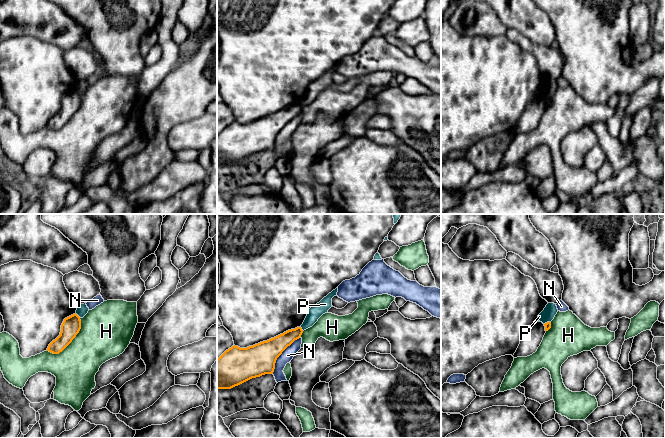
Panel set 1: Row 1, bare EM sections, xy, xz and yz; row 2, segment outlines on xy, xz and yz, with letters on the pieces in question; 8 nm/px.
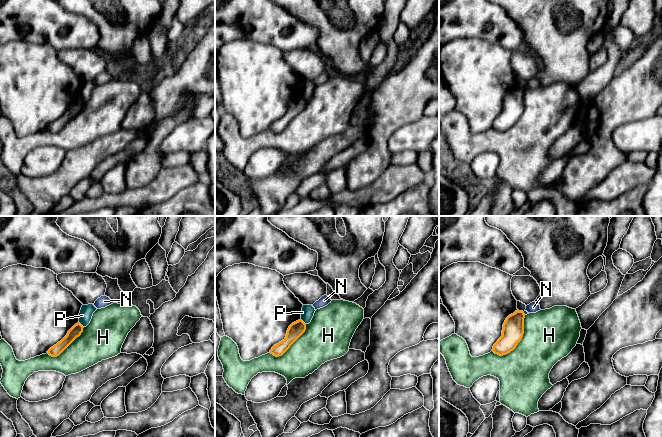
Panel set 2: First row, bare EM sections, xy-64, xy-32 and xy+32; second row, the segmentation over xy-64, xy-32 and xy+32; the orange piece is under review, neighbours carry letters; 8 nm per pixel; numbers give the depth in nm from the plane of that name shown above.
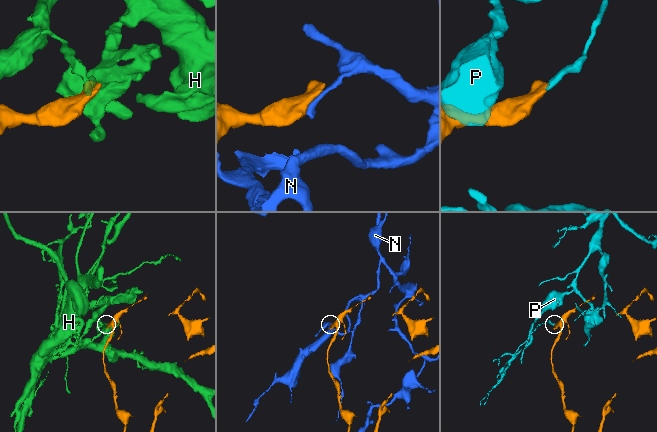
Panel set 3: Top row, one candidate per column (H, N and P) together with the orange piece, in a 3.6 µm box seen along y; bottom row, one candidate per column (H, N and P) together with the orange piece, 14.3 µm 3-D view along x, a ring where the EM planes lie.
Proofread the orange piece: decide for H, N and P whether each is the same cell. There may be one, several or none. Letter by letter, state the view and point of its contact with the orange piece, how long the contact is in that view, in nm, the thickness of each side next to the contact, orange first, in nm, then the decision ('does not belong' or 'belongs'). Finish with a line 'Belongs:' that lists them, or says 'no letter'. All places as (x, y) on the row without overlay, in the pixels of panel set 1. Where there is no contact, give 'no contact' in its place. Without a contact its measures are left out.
H: xy (70, 118) | 380 nm | 150/360 nm | does not belong
N: xz (281, 129) | 380 nm | 260/100 nm | does not belong
P: xy (77, 91) | 60 nm | 150/90 nm | does not belong
Belongs: no letter

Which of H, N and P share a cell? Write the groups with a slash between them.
H / N / P

